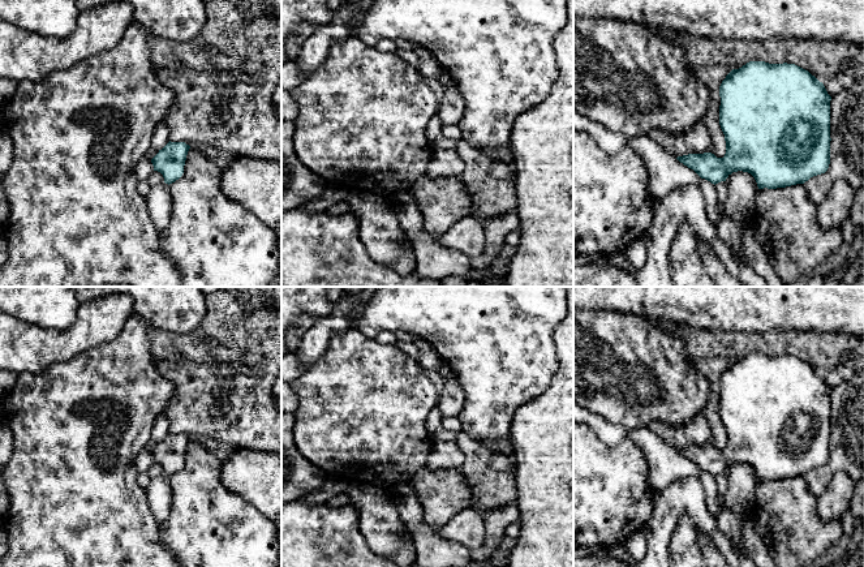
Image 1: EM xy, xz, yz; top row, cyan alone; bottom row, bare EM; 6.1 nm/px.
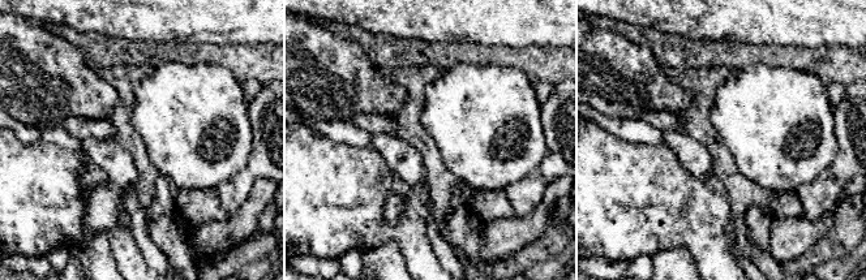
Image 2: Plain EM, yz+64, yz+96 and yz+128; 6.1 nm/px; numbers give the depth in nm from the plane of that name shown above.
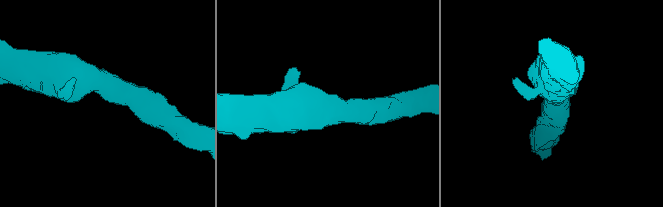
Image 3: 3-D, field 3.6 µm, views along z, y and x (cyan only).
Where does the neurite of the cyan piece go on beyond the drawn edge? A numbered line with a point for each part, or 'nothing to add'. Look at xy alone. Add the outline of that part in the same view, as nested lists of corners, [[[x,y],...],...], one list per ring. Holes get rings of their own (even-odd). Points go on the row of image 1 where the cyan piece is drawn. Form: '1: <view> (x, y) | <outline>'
1: xy (159, 201) | [[[160,182],[151,188],[150,194],[146,197],[146,203],[152,223],[155,223],[160,229],[168,227],[171,222],[171,190],[169,185]]]

